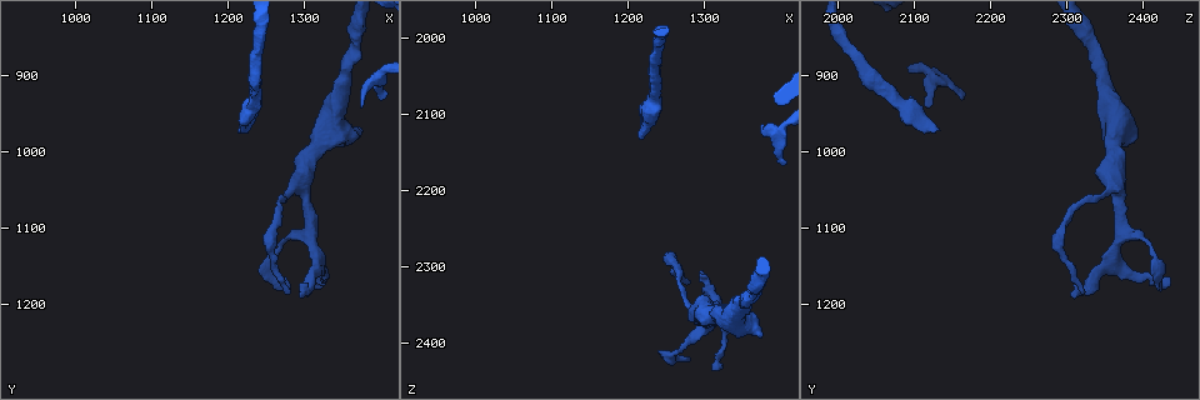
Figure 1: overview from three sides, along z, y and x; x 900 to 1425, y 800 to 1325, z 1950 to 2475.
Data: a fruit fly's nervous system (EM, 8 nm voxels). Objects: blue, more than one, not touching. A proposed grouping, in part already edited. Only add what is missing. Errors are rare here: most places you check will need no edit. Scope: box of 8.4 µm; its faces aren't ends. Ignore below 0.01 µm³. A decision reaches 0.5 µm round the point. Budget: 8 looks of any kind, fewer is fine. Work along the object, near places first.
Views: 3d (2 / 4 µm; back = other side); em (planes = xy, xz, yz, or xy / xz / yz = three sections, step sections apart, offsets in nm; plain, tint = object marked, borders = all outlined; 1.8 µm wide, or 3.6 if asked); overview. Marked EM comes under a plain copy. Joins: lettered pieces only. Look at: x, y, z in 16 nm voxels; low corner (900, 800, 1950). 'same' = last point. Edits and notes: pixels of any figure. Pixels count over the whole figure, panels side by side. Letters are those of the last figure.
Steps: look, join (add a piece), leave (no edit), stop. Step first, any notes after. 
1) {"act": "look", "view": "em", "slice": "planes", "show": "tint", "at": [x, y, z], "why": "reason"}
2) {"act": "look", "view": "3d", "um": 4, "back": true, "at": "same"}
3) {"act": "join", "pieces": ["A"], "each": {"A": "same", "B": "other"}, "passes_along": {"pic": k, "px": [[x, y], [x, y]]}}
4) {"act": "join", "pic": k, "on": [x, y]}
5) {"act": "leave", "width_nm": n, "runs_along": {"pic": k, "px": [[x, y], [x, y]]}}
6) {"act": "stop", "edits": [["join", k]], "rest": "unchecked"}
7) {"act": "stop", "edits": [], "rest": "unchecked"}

{"act": "look", "view": "3d", "um": 4, "at": [1215, 970, 2130], "why": "branch stops here"}

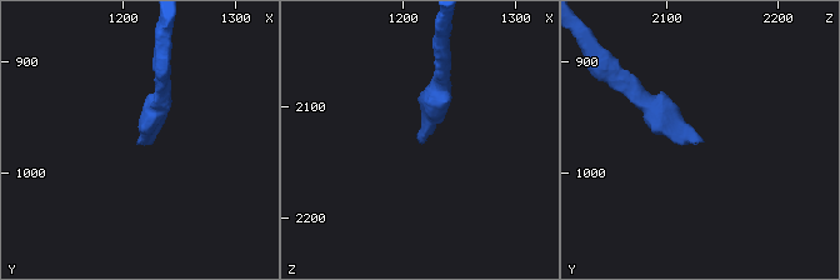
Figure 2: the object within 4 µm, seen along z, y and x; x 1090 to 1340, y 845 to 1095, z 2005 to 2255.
{"act": "look", "view": "em", "slice": "yz", "step": 16, "show": "borders", "at": [1214, 972, 2132], "why": "need the tissue"}

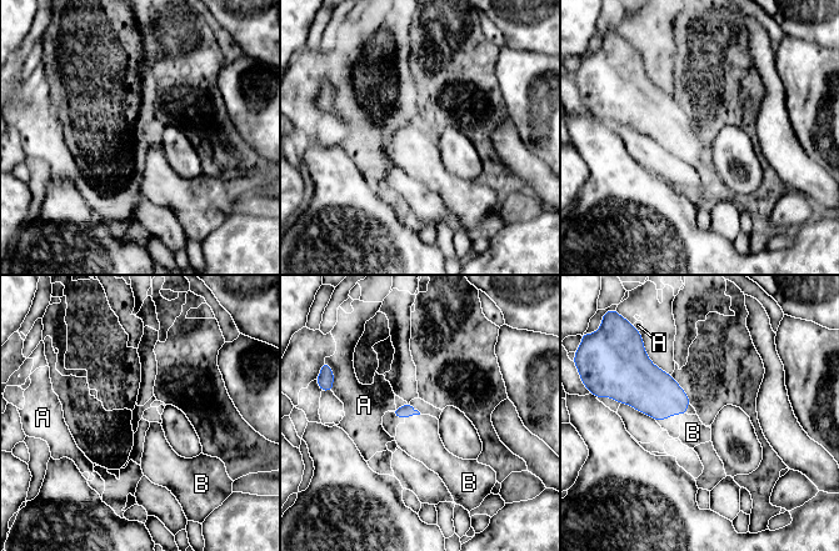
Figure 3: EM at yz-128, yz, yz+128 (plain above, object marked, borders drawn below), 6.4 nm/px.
{"act": "look", "view": "em", "slice": "planes", "show": "borders", "at": "same"}

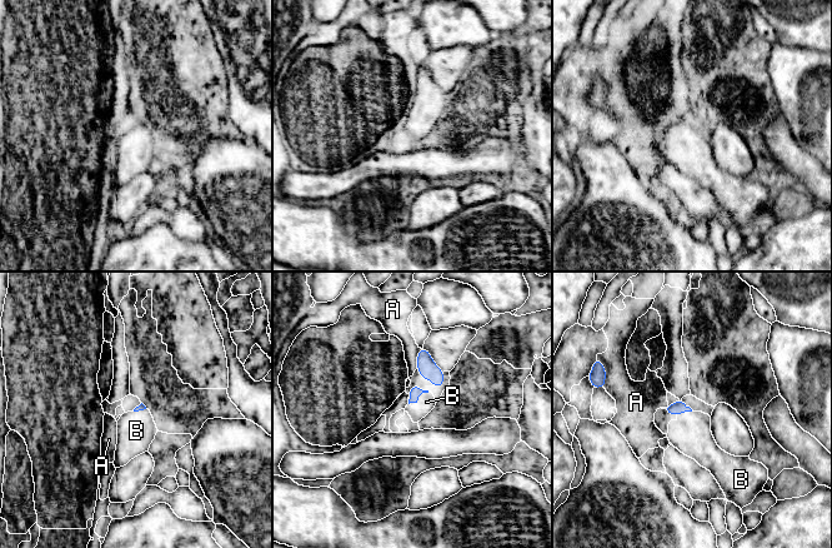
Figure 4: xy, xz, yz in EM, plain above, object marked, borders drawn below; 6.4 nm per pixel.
{"act": "join", "pieces": ["B"], "each": {"A": "other", "B": "same"}, "passes_along": {"pic": 4, "px": [[415, 392], [417, 397], [426, 402]]}, "found": "the cell continues"}

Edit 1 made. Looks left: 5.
{"act": "look", "view": "overview", "why": "redraw"}

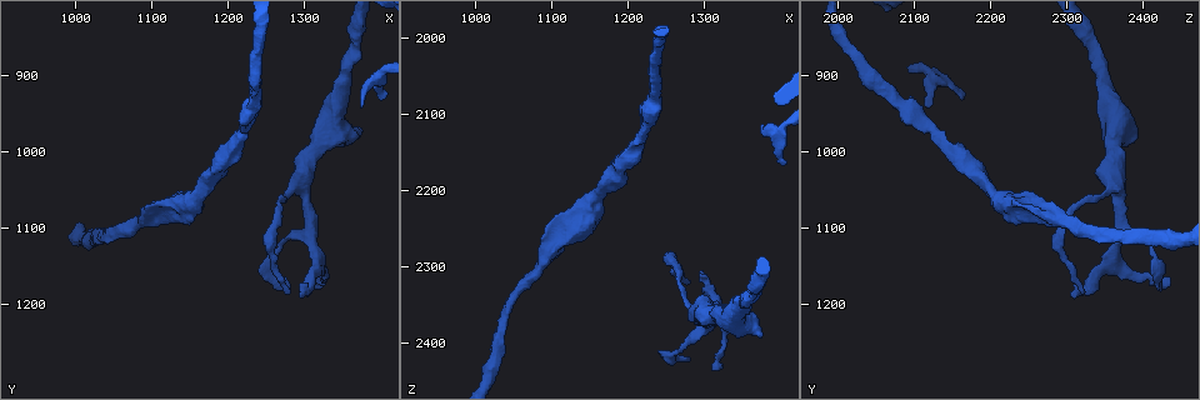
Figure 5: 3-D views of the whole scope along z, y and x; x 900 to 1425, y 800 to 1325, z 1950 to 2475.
{"act": "look", "view": "3d", "um": 2, "at": [1370, 940, 2120], "why": "tapers out"}

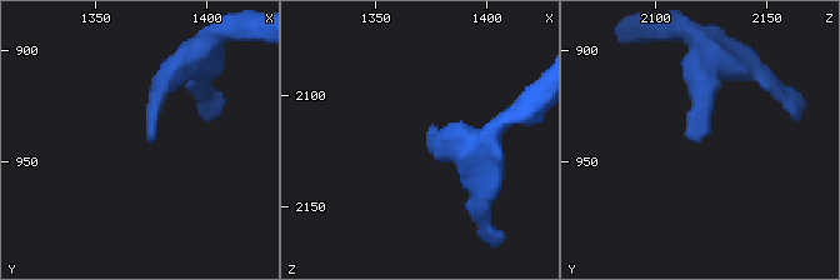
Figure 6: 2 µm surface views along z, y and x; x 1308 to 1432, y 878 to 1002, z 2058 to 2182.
{"act": "look", "view": "em", "slice": "xz", "step": 4, "show": "borders", "at": [1373, 939, 2119], "why": "now the EM"}

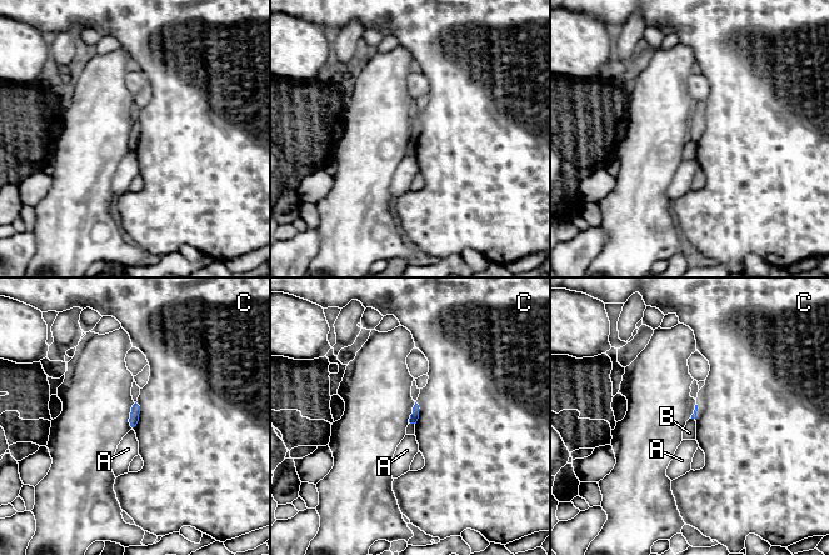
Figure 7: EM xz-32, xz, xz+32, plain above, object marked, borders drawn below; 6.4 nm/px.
{"act": "leave", "each": {"A": "other", "B": "other", "C": "other"}, "border": {"pic": 7, "px": [[409, 421], [414, 424]]}, "found": "none of them fits"}

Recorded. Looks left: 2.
{"act": "look", "view": "3d", "um": 2, "at": [1295, 1190, 2305], "why": "an open end"}

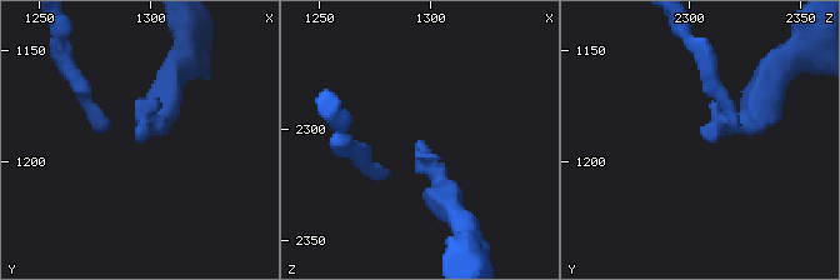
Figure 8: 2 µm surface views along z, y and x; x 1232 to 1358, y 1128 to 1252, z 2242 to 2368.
{"act": "look", "view": "em", "slice": "yz", "step": 4, "show": "borders", "at": [1293, 1192, 2309], "why": "need the tissue"}

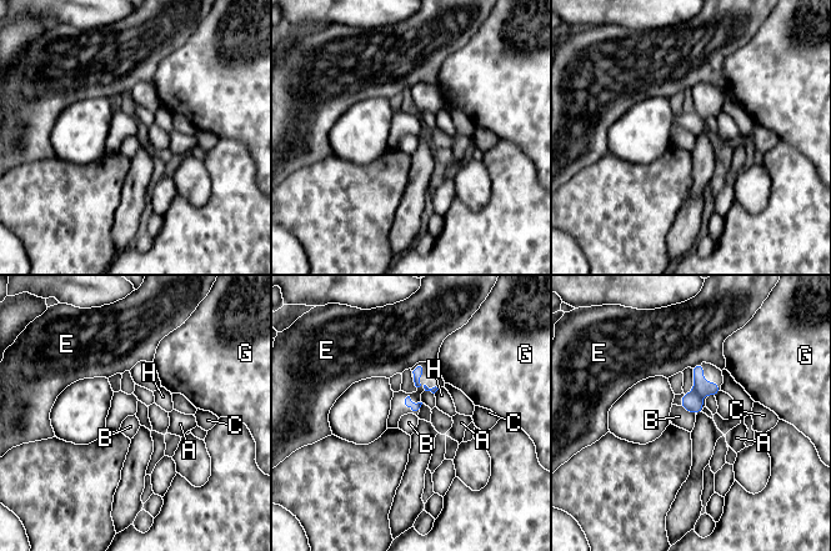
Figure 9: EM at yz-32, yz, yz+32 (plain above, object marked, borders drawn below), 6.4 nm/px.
{"act": "leave", "each": {"A": "other", "B": "other", "C": "other", "E": "other", "G": "other", "H": "other"}, "border": {"pic": 9, "px": [[681, 406], [695, 415]]}, "found": "no lettered piece goes on from it"}

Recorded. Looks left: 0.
{"act": "stop", "edits": [["join", 4]], "rest": "unchecked"}

